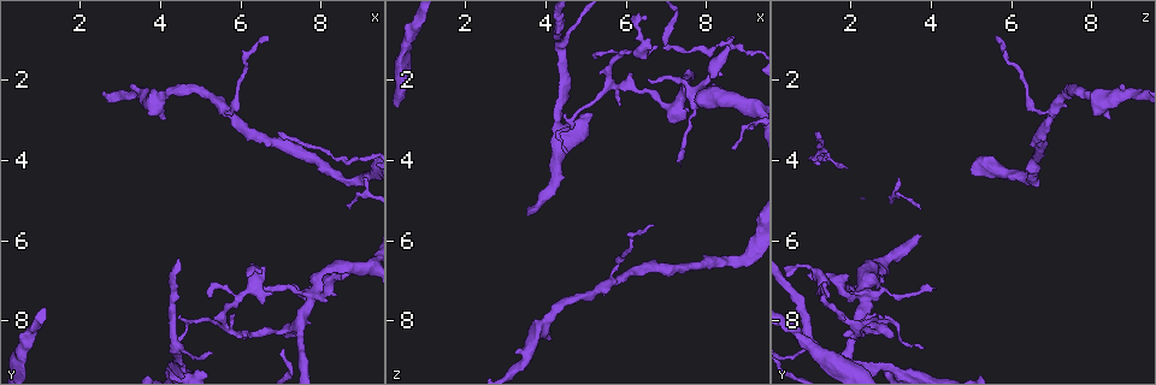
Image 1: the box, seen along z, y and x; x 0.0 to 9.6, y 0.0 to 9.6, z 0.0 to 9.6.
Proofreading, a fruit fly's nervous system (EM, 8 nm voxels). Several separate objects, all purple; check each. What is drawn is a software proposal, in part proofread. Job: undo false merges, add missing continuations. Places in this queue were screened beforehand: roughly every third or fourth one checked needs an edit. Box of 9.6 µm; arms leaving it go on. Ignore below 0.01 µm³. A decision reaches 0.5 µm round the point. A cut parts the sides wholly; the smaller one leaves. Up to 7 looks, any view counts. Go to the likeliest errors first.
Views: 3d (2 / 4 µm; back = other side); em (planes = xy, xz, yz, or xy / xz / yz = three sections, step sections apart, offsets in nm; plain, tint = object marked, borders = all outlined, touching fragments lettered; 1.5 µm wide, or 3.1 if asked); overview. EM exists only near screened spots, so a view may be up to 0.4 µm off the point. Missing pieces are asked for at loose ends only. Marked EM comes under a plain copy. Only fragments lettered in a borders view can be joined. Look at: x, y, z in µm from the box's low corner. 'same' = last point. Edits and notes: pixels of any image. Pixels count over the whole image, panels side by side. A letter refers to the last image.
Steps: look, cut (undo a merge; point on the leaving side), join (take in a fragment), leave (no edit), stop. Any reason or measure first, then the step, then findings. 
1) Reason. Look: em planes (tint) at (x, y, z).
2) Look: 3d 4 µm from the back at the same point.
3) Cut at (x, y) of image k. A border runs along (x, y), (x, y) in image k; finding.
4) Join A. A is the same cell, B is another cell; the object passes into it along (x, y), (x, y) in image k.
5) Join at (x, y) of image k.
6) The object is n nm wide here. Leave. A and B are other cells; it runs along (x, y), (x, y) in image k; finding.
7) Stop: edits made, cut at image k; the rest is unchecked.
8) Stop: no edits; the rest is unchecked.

Branch stops here. Look: em planes (borders) at (8.65, 6.90, 0.95).

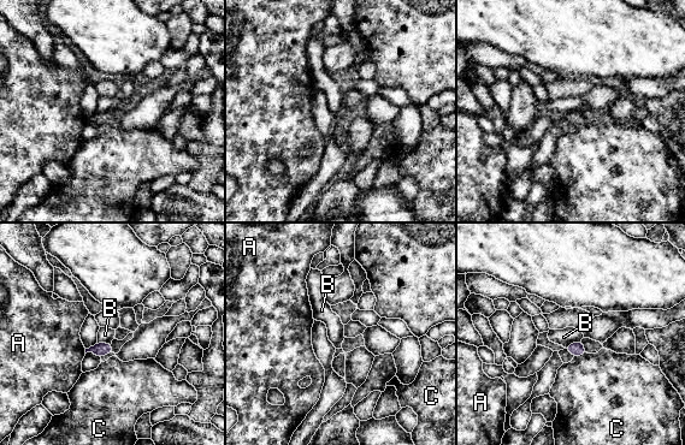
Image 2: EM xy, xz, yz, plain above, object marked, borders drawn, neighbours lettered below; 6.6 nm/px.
Leave. A, B and C are other cells; none of them fits.

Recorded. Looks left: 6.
Look: em xz step 4 (tint) at (4.40, 8.65, 1.15).

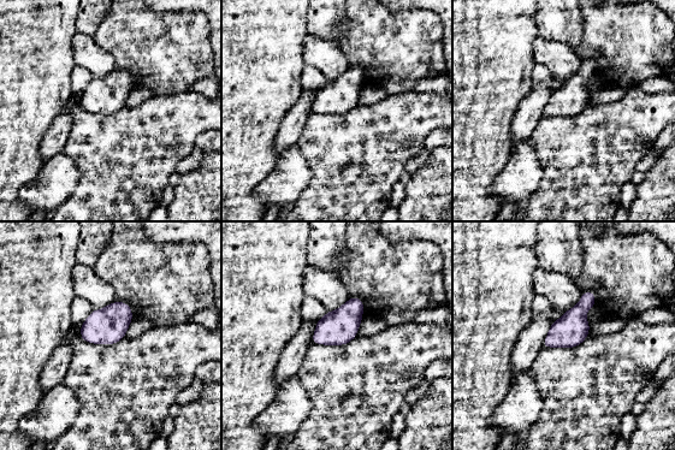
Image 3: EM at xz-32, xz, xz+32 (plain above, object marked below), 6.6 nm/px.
Look: em planes (borders) at the same point.

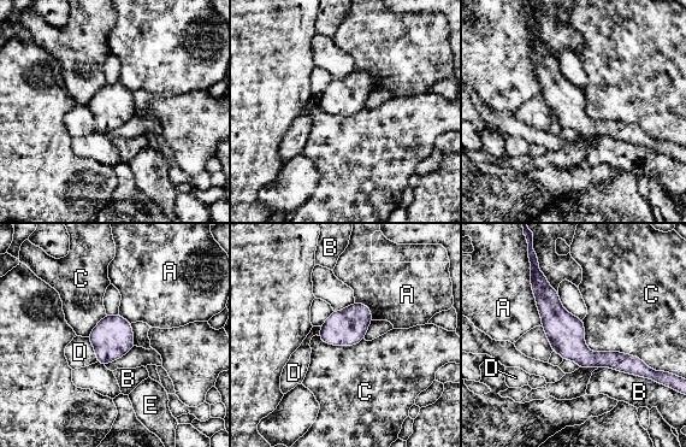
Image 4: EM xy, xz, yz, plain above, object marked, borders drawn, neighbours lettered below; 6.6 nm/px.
Leave. A, B, C, D and E are other cells; a border runs along (581, 319), (592, 351), (654, 370) in image 4; continuous, no second cell.

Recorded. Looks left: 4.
Branch point. Look: 3d 2 µm at (6.25, 7.20, 1.30).

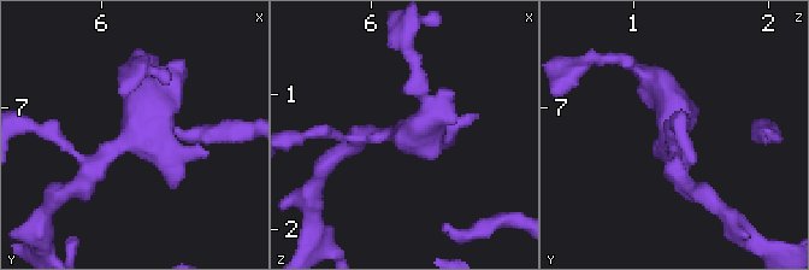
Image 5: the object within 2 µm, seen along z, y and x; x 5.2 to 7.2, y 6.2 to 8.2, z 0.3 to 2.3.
Look: em planes (borders) at (6.26, 7.18, 1.28).

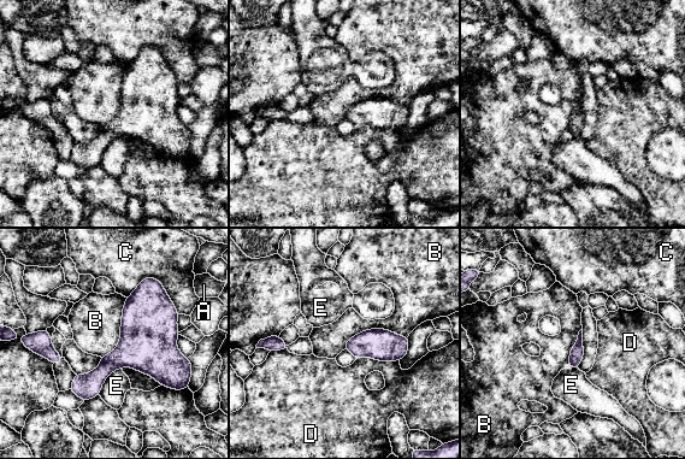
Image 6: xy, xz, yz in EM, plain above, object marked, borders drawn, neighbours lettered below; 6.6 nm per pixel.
Leave. A, B, C, D and E are other cells; a border runs along (407, 336), (364, 329), (343, 348) in image 6; all the same cell.

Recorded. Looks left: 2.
Stop: no edits; the rest is unchecked.

